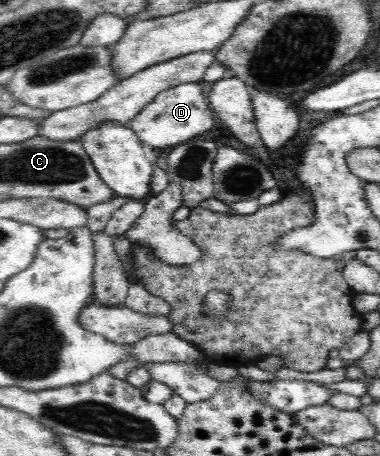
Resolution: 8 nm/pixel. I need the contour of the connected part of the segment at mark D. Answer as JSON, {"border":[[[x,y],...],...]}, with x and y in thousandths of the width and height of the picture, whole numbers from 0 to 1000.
{"border":[[[500,180],[429,197],[347,259],[337,276],[392,331],[453,327],[563,276],[563,246],[550,239],[555,232],[542,204],[545,191],[532,180]]]}

